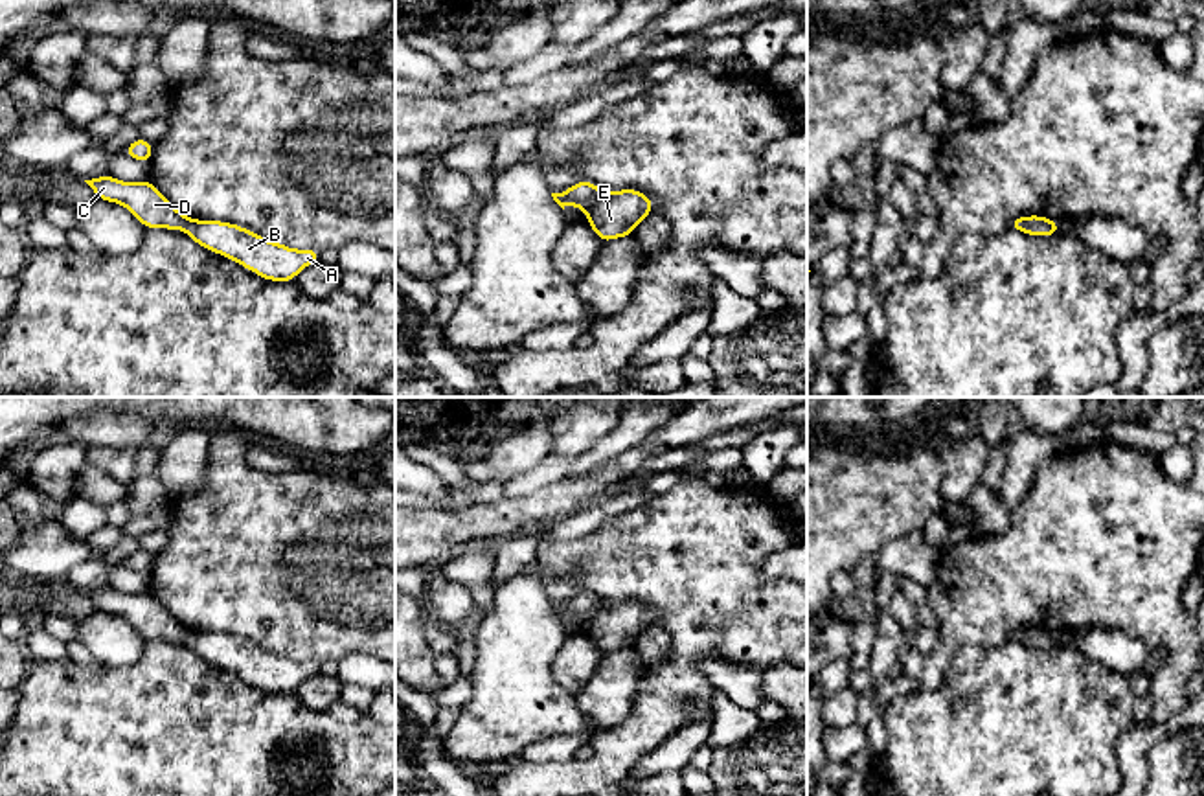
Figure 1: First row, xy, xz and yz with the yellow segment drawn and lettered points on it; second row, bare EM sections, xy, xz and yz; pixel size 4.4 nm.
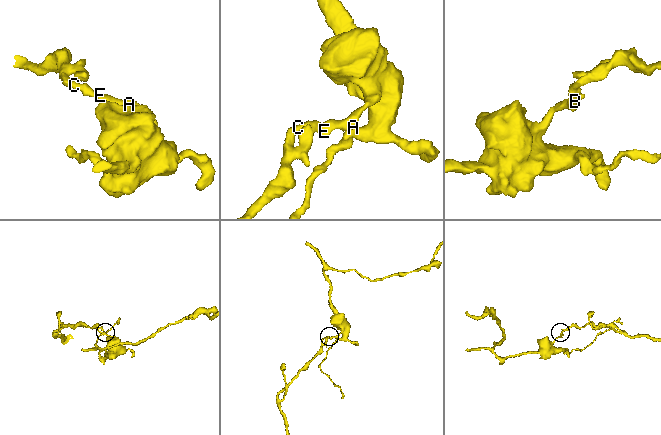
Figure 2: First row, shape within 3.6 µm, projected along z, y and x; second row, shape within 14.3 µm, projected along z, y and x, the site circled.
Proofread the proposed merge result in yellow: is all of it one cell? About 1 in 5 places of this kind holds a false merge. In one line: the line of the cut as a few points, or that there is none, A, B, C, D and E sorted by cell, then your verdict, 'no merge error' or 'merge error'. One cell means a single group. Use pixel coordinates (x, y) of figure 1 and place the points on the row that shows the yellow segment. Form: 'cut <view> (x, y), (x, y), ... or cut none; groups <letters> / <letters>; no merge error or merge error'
cut xz (603, 192), (589, 210); groups A B E / C D; merge error

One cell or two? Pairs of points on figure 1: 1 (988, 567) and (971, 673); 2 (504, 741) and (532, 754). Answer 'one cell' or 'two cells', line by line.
1: two cells
2: two cells

